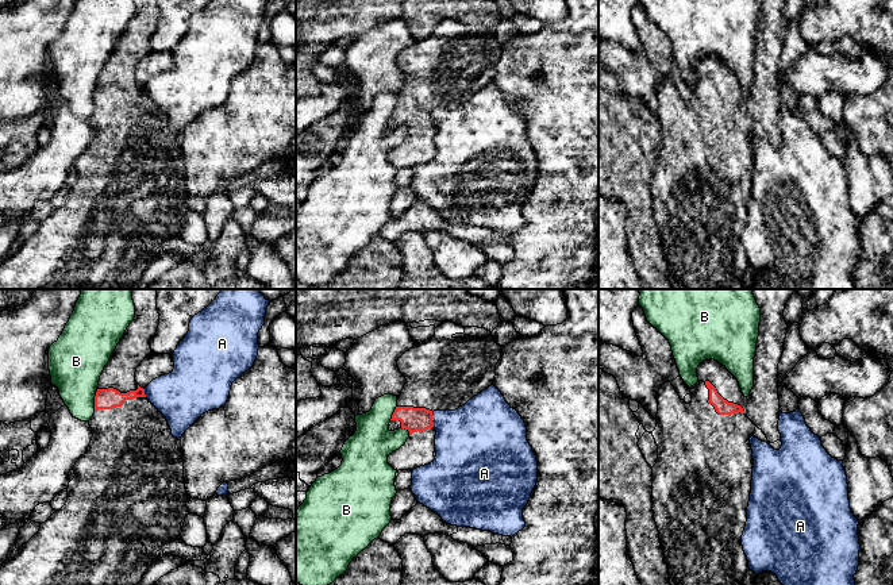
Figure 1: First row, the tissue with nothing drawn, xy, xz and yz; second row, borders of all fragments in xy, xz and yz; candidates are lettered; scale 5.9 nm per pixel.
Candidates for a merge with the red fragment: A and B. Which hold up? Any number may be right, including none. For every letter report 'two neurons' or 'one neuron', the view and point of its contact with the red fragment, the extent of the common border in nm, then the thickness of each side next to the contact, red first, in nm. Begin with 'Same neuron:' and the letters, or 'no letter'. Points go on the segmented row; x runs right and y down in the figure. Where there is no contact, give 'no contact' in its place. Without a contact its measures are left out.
Same neuron: no letter
A: two neurons; meets red in xz at (431, 419); contact 90 nm long; 140 nm thick on the red side, 380 nm on the other
B: two neurons; meets red in xy at (95, 400); contact 130 nm long; 130 nm thick on the red side, 320 nm on the other

